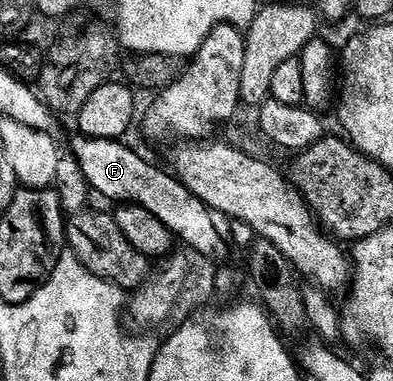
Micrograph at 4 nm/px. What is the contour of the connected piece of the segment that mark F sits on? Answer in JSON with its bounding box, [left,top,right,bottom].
[72,135,228,263]

